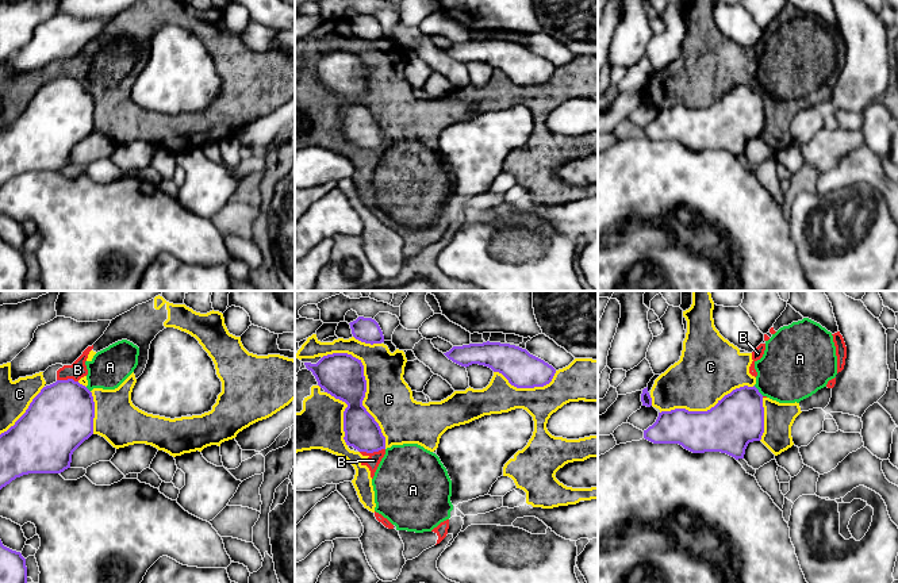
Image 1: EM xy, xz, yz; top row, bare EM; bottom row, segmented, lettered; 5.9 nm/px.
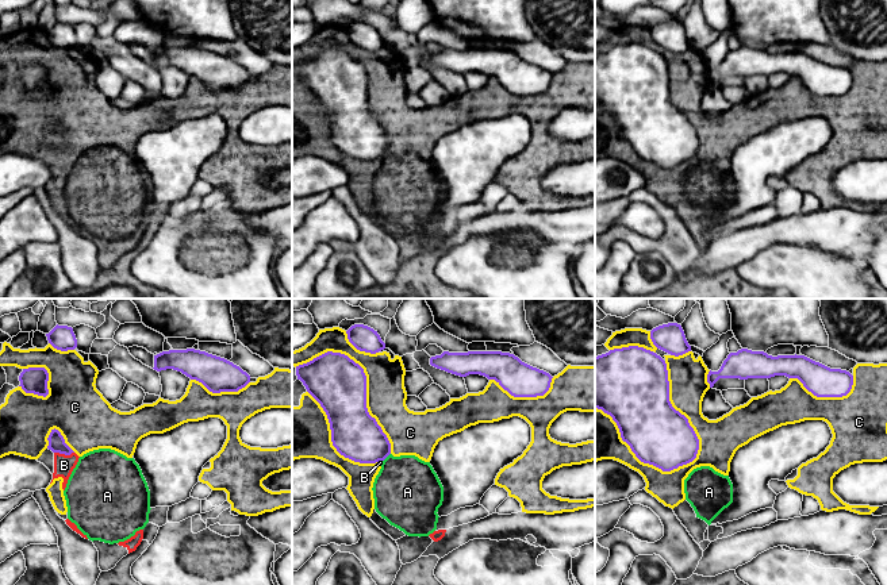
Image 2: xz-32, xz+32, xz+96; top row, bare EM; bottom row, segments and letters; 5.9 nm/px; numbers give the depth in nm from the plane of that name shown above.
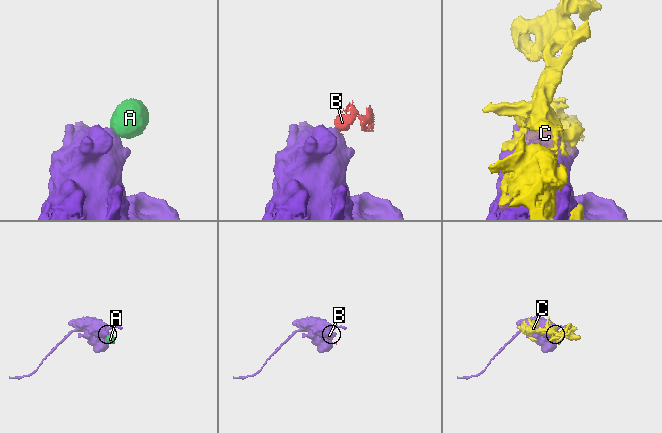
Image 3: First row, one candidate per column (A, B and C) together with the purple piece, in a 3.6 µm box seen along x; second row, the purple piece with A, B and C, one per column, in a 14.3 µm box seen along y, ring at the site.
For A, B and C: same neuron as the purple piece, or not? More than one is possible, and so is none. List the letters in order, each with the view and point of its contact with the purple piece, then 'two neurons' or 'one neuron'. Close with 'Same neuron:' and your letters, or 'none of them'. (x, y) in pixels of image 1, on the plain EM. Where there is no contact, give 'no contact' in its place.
A: contact yz (758, 88); two neurons
B: contact xz (372, 149); two neurons
C: contact xz (365, 84); two neurons
Same neuron: none of them

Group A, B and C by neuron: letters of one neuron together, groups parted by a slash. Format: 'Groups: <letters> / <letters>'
Groups: A B C

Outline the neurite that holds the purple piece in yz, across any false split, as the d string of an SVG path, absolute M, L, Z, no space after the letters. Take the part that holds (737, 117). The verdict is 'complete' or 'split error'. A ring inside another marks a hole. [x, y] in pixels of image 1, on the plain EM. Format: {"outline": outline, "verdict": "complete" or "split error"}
{"outline": "M744 83L725 92L707 108L675 106L659 110L656 119L644 127L644 135L653 141L679 141L692 150L721 149L738 157L744 156L748 141L760 138L763 130L763 92L755 83Z", "verdict": "complete"}

